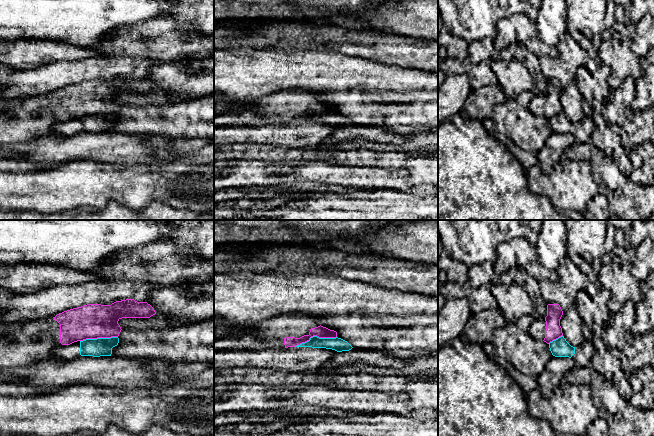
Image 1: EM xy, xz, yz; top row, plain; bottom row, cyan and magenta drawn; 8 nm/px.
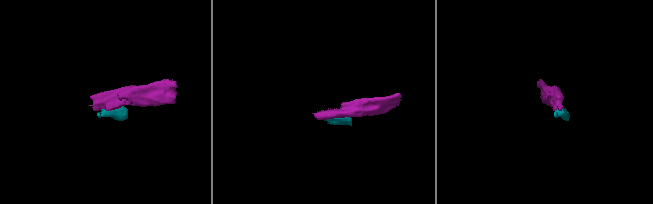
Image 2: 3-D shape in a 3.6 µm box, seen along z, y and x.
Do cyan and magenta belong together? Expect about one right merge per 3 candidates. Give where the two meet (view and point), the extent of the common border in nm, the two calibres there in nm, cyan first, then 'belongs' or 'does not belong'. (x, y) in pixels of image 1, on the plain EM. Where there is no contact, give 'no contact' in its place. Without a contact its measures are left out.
meets cyan in xz at (315, 112); contact 360 nm long; 110 nm thick on the cyan side, 100 nm on the other; does not belong

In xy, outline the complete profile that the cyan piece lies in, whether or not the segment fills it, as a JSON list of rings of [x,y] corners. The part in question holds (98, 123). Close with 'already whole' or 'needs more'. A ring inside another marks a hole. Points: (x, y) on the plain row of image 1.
[[[118,113],[86,115],[54,124],[52,133],[67,137],[80,131],[93,133],[111,132],[112,124],[117,122],[118,119]]]; needs more

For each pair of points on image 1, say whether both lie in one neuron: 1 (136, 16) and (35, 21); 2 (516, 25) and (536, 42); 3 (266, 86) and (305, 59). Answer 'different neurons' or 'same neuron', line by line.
1: same neuron
2: same neuron
3: same neuron

